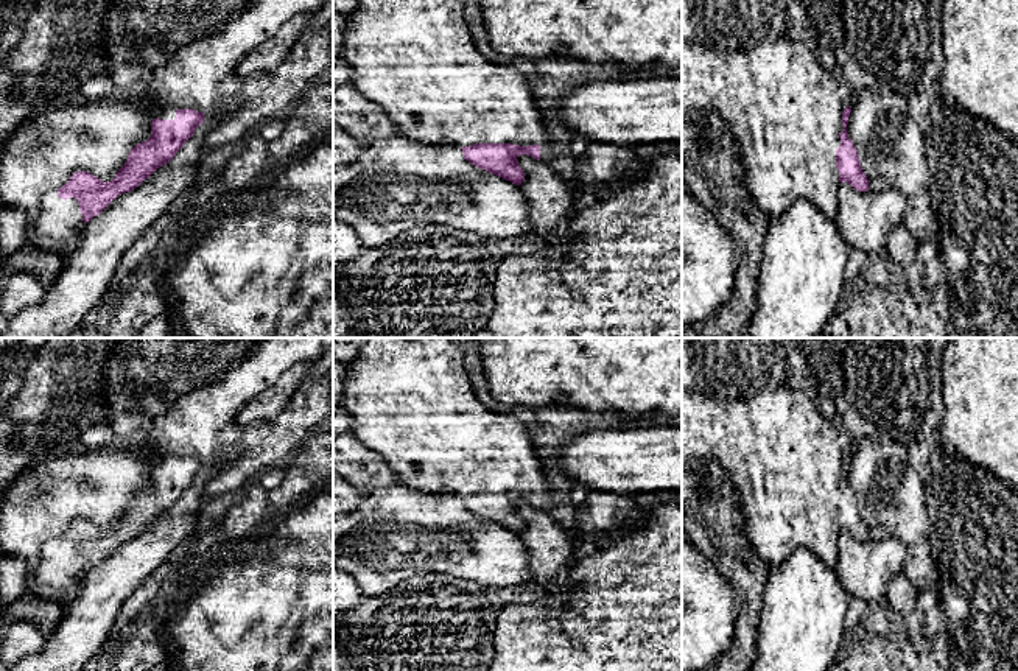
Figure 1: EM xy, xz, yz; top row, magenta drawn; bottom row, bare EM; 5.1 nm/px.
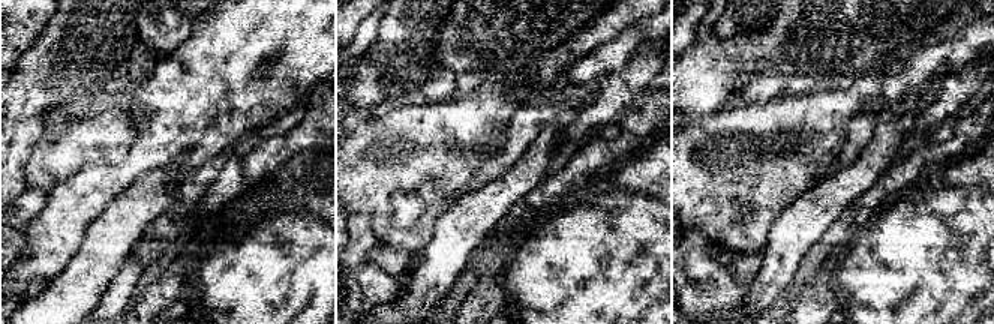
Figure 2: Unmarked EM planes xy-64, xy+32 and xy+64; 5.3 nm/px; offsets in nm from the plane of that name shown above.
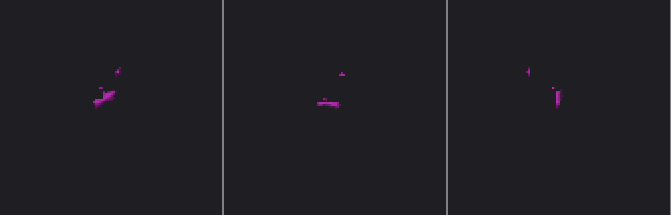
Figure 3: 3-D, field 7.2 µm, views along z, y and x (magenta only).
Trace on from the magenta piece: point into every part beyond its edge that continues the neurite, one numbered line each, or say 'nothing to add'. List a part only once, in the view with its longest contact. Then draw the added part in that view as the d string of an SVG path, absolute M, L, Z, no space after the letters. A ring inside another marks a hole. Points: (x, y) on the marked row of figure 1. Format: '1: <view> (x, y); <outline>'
1: xz (416, 58); M356 0L339 59L352 67L350 83L380 104L400 135L417 143L539 145L546 160L556 142L546 129L548 104L537 98L511 64L487 61L473 44L459 0Z

